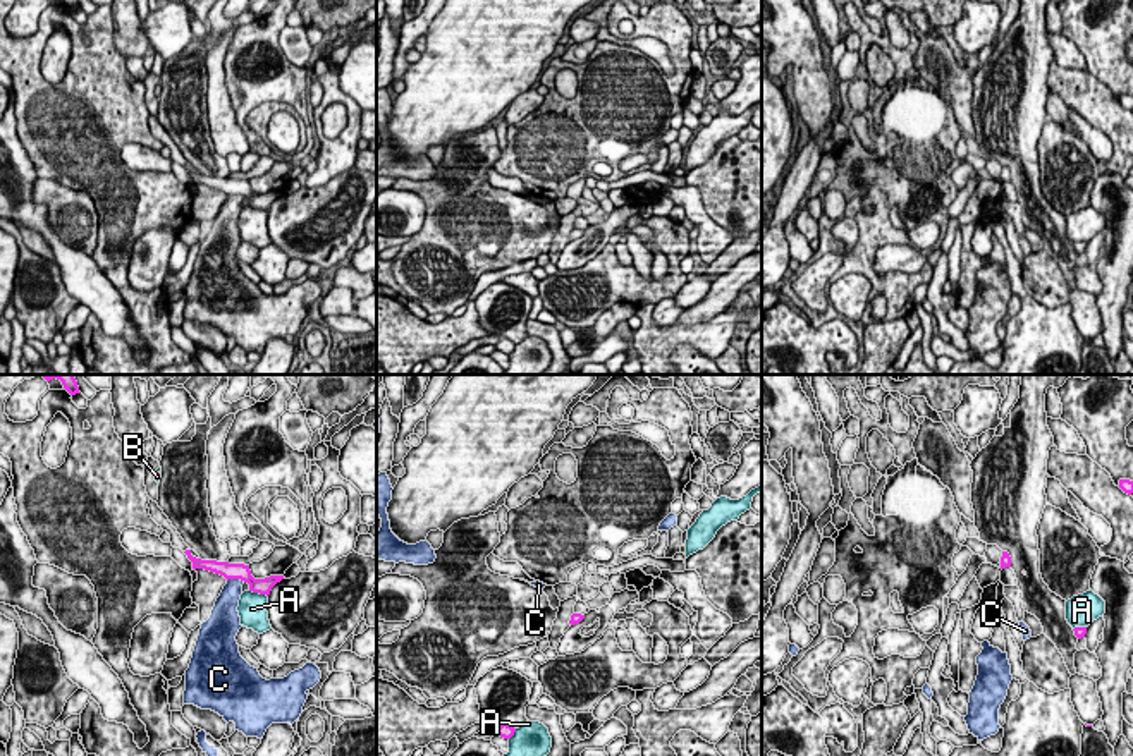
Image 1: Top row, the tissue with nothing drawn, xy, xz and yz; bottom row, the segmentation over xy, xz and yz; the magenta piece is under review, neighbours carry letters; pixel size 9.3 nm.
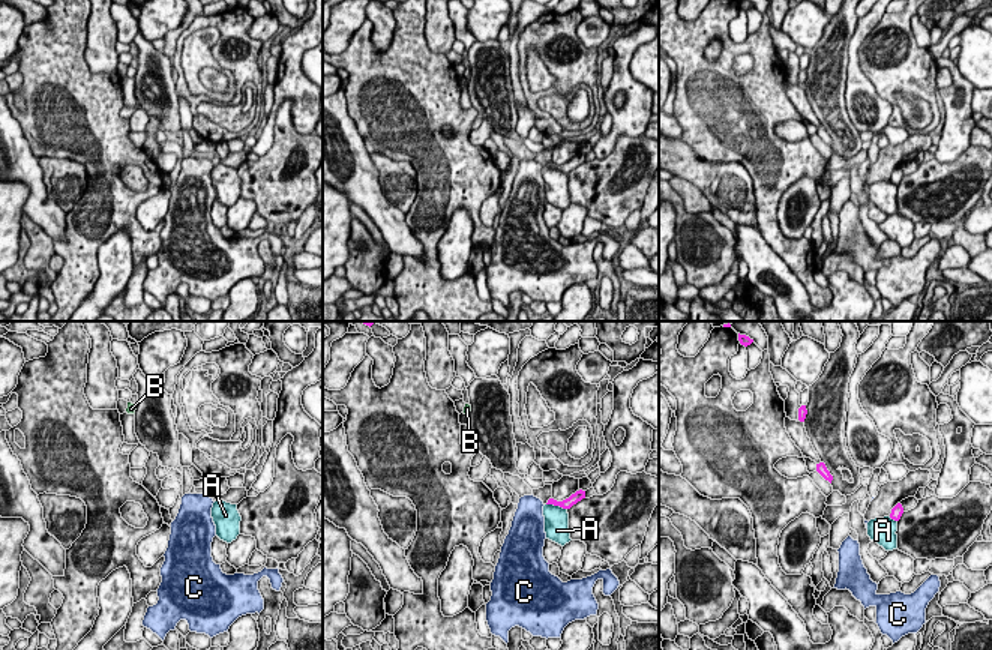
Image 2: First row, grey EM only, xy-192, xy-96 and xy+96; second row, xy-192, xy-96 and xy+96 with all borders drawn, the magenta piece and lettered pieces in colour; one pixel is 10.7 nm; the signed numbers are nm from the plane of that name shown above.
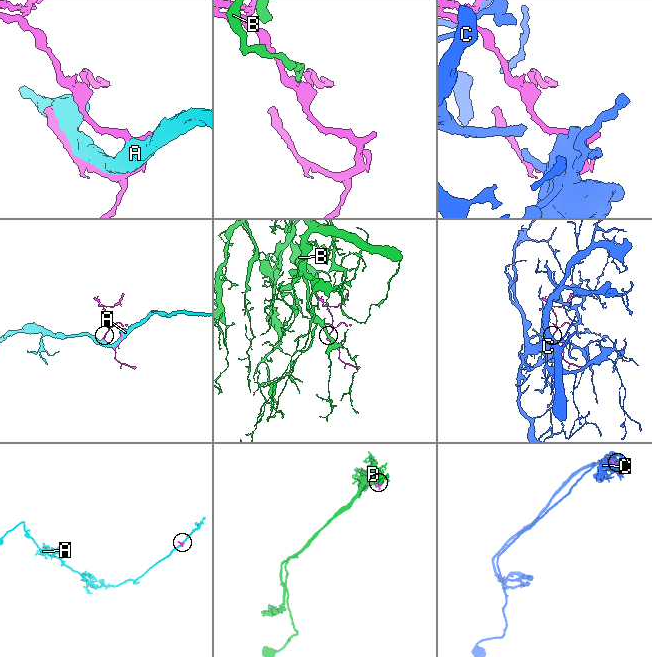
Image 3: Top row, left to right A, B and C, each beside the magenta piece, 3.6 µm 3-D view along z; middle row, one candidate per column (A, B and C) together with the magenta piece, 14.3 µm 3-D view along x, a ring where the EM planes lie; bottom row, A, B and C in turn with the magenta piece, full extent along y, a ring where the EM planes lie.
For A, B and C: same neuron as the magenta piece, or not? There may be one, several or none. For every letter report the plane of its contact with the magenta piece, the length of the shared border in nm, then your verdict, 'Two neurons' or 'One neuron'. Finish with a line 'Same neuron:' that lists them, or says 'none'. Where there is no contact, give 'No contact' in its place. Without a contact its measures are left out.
A: Touches magenta in xy. Shared border 190 nm. Two neurons
B: No contact. One neuron
C: Touches magenta in xy. Shared border 180 nm. Two neurons
Same neuron: B

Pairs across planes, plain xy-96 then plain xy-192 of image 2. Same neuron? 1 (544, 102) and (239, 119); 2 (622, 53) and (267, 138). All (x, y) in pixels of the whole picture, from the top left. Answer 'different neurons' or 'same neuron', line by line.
1: same neuron
2: same neuron

